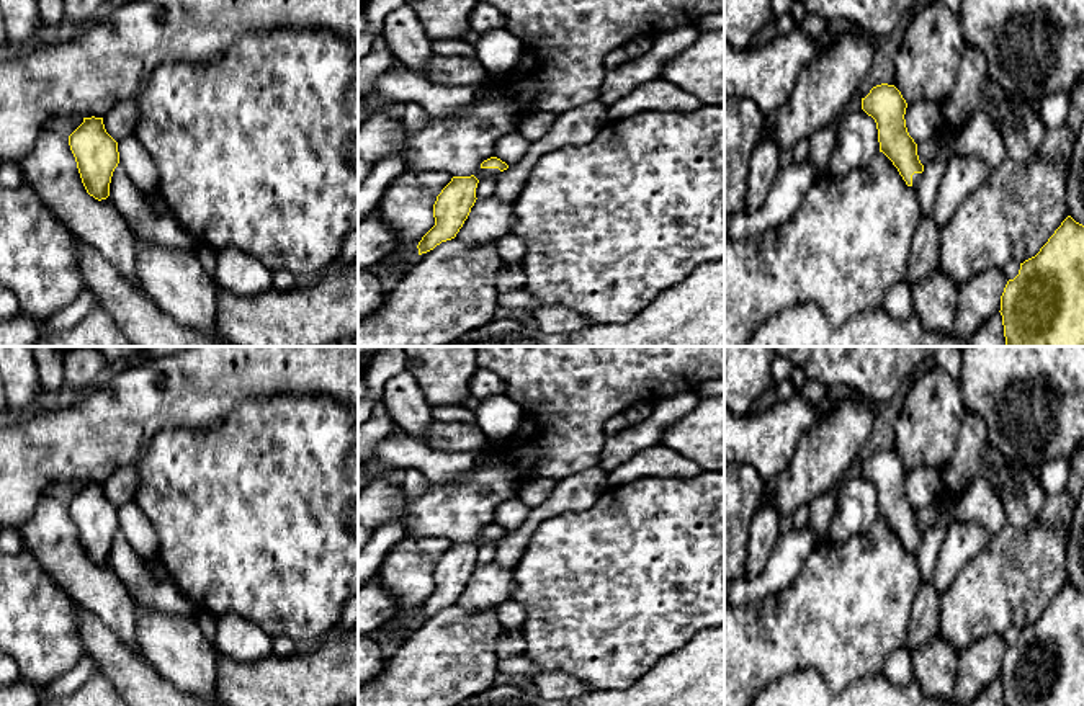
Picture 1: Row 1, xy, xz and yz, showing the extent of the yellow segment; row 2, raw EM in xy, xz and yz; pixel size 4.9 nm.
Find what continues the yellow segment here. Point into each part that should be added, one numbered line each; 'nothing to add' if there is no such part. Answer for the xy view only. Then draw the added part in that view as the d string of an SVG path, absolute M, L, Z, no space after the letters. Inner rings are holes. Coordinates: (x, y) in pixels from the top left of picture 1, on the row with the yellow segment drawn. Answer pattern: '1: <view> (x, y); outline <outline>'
nothing to add

